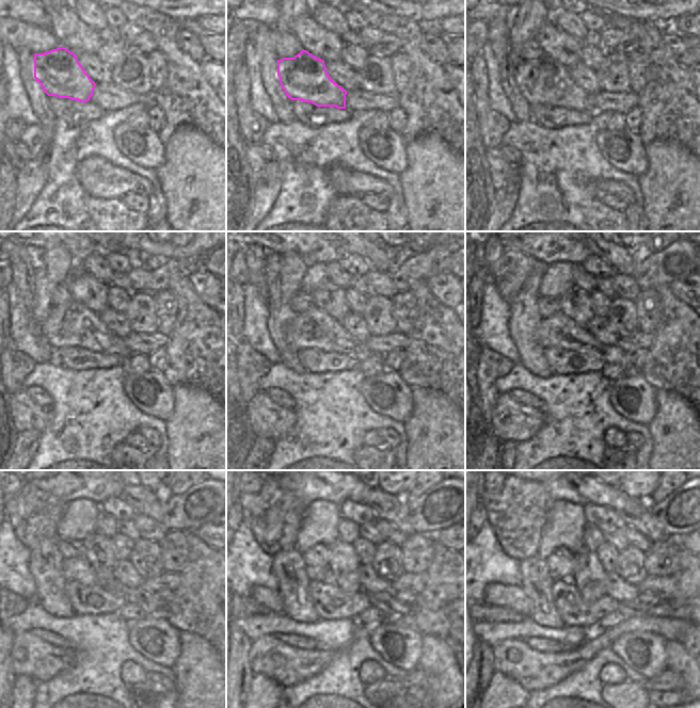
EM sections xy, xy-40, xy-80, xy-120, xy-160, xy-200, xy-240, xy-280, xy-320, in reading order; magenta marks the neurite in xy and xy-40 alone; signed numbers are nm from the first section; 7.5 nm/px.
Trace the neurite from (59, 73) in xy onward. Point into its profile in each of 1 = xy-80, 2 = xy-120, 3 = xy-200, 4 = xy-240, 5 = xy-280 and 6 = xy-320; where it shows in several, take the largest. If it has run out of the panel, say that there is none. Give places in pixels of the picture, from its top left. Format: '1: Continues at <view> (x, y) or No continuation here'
1: Continues at xy-80 (543, 81)
2: Continues at xy-120 (72, 325)
3: Continues at xy-200 (559, 331)
4: Continues at xy-240 (78, 569)
5: Continues at xy-280 (385, 601)
6: Continues at xy-320 (672, 609).

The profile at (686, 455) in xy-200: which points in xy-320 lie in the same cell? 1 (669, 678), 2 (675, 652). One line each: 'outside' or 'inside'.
1: outside
2: inside

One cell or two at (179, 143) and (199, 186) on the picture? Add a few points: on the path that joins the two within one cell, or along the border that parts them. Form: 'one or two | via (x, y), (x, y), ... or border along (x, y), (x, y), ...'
one | via (189, 154), (197, 175)

